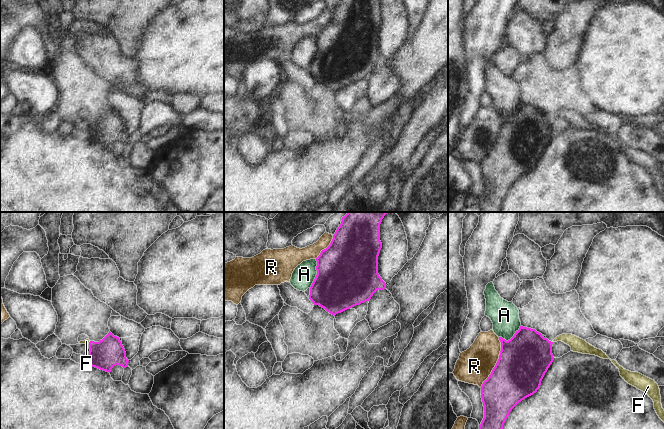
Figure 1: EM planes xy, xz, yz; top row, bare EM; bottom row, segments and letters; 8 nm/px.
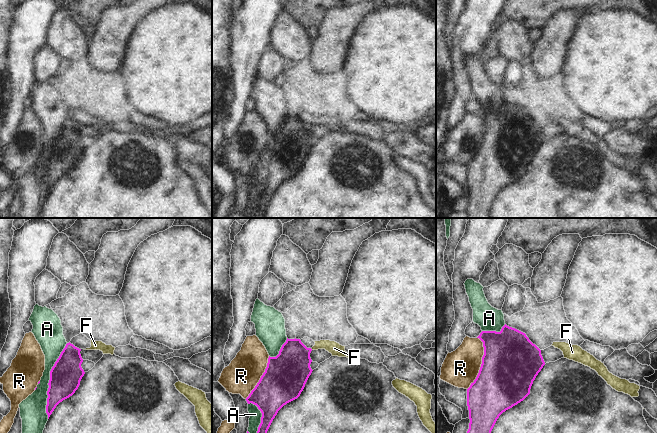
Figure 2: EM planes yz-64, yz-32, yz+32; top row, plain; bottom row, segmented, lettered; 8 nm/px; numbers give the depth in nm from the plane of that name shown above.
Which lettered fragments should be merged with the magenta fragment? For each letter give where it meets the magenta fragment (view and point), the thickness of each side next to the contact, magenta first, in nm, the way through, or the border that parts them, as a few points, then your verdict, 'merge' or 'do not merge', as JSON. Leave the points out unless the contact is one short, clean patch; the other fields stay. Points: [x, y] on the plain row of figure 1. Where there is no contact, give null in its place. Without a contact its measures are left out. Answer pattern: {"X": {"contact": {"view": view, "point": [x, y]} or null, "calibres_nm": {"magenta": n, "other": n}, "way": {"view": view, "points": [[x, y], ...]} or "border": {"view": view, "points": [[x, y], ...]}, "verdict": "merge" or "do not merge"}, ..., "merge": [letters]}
{"A": {"contact": {"view": "xz", "point": [317, 49]}, "calibres_nm": {"magenta": 500, "other": 180}, "verdict": "do not merge"}, "F": {"contact": {"view": "xy", "point": [89, 118]}, "calibres_nm": {"magenta": 240, "other": 40}, "border": {"view": "xy", "points": [[90, 117], [88, 119]]}, "verdict": "do not merge"}, "R": {"contact": {"view": "yz", "point": [497, 138]}, "calibres_nm": {"magenta": 400, "other": 280}, "verdict": "do not merge"}, "merge": []}

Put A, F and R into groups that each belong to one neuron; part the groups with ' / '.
A / F / R

